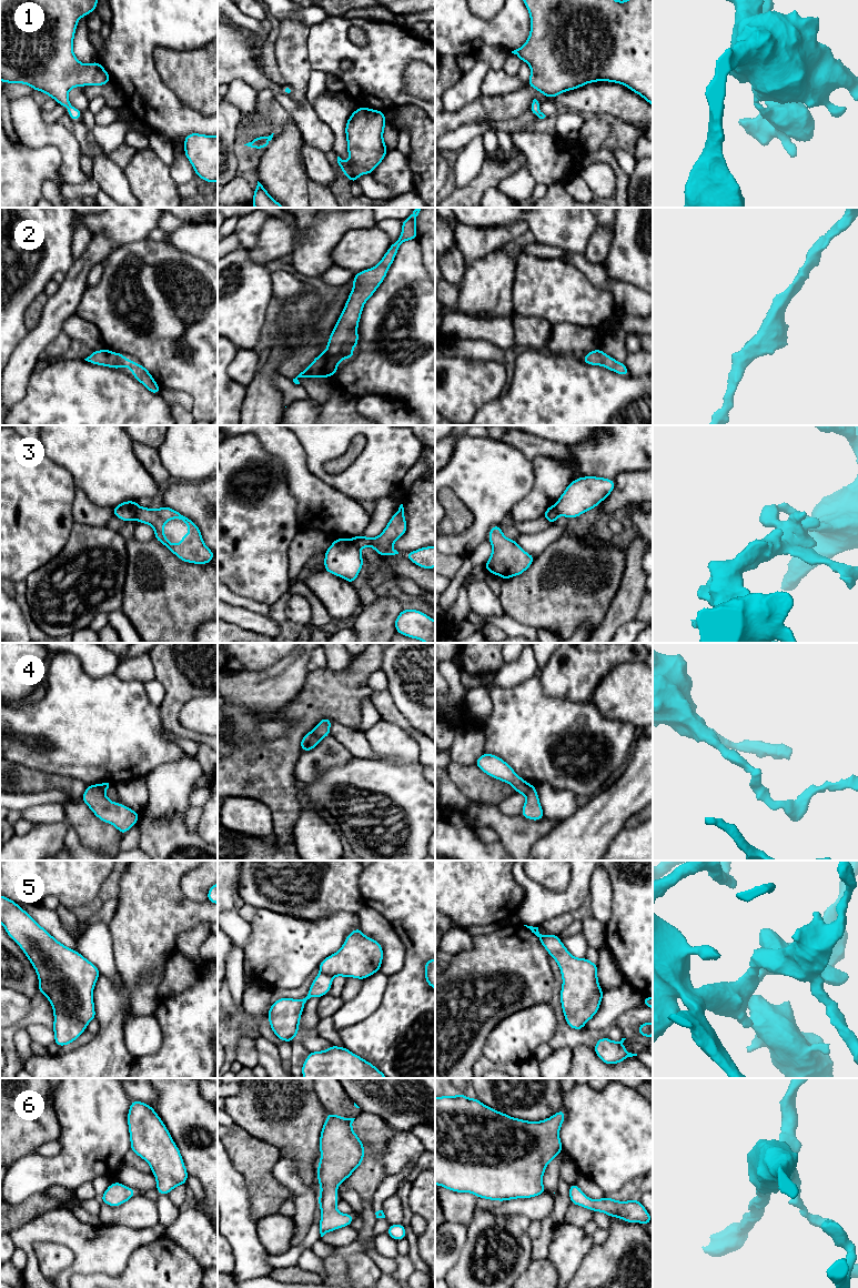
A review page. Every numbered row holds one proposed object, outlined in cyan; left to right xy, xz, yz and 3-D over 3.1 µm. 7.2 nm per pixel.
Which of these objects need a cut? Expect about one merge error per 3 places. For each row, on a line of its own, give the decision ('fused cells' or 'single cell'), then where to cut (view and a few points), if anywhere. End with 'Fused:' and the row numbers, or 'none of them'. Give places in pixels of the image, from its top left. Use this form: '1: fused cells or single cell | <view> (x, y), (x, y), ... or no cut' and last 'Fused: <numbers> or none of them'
1: single cell | no cut
2: single cell | no cut
3: fused cells | xy (139, 506), (133, 517)
4: fused cells | yz (531, 785), (525, 794)
5: single cell | no cut
6: single cell | no cut
Fused: 3, 4

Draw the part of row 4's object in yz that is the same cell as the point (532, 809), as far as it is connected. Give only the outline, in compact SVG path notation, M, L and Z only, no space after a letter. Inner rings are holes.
M531 785L529 792L526 794L521 815L532 821L541 821L544 818L544 812L535 785Z

